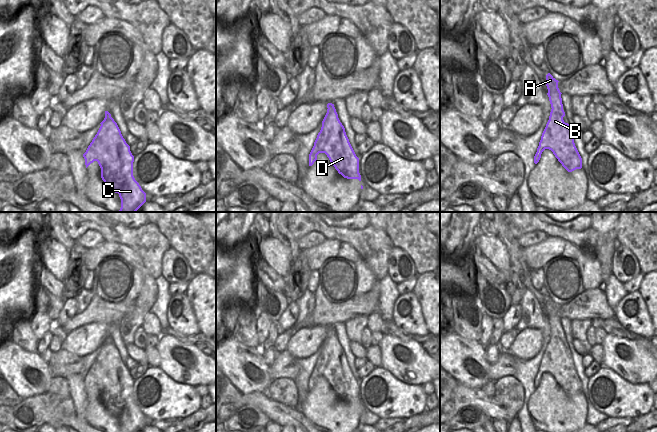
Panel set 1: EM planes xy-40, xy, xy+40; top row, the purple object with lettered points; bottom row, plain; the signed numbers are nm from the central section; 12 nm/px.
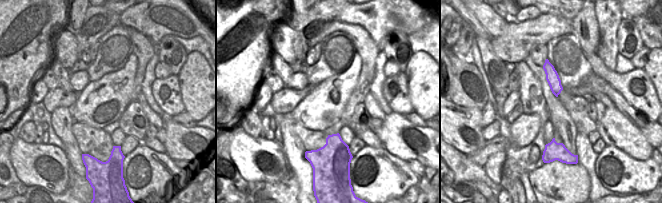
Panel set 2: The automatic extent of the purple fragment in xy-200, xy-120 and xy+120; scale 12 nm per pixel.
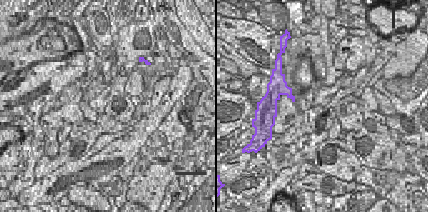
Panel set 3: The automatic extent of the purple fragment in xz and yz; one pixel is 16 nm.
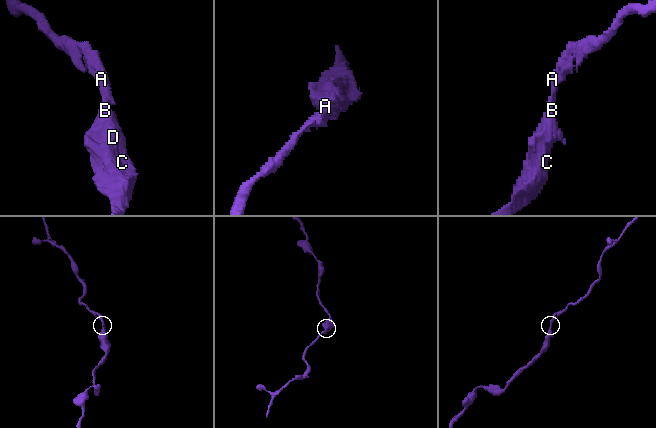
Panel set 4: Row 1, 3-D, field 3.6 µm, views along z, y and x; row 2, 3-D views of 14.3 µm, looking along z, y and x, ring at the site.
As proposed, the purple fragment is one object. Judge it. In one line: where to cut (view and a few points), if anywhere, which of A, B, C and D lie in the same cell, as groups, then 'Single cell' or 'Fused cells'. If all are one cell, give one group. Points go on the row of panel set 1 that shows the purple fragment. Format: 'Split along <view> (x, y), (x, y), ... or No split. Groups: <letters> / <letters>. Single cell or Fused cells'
No split. Groups: A B C D. Single cell

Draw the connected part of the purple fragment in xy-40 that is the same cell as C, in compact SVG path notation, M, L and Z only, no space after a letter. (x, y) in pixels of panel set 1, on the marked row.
M108 111L101 126L83 154L86 168L97 161L106 186L121 199L119 212L136 212L145 202L146 193L133 176L134 156L130 146Z

